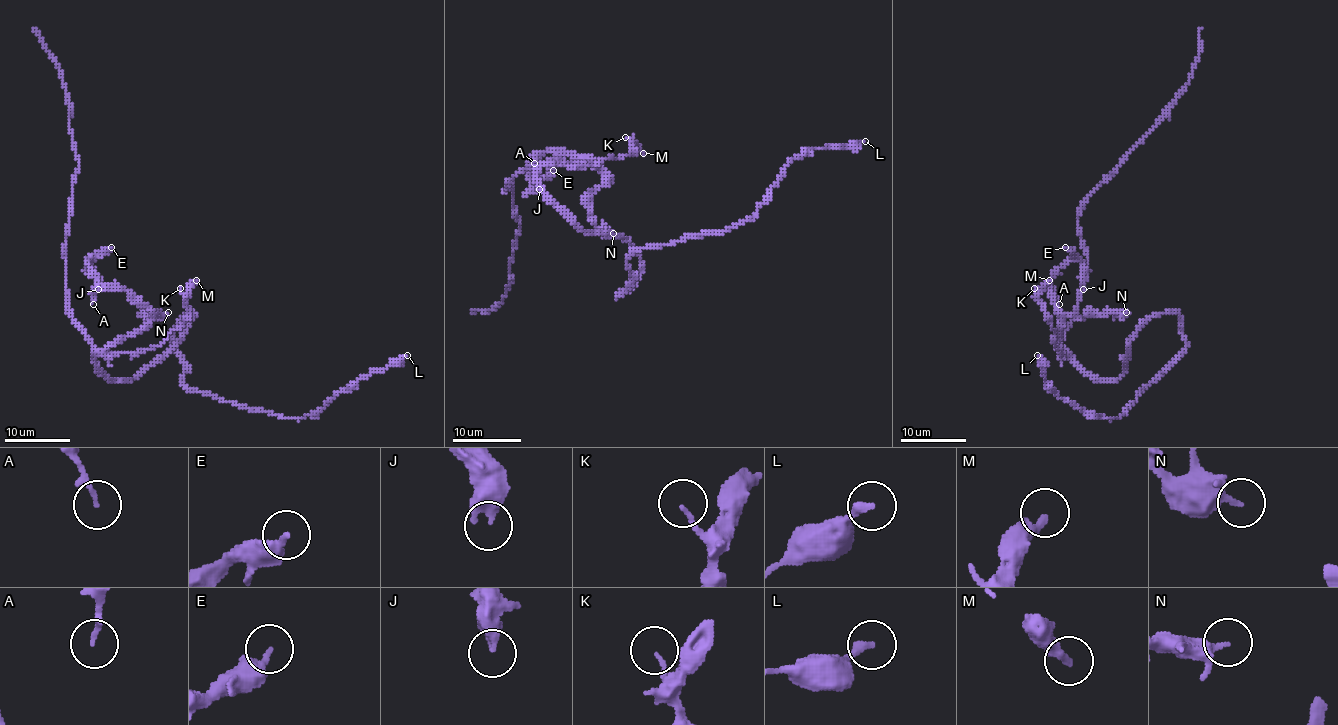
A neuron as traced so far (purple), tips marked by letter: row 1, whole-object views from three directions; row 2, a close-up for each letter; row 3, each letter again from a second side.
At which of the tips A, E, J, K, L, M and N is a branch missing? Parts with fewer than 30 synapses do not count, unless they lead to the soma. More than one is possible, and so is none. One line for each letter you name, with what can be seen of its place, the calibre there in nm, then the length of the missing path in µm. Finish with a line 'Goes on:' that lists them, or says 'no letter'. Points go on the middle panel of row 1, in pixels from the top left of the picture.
Goes on: no letter

